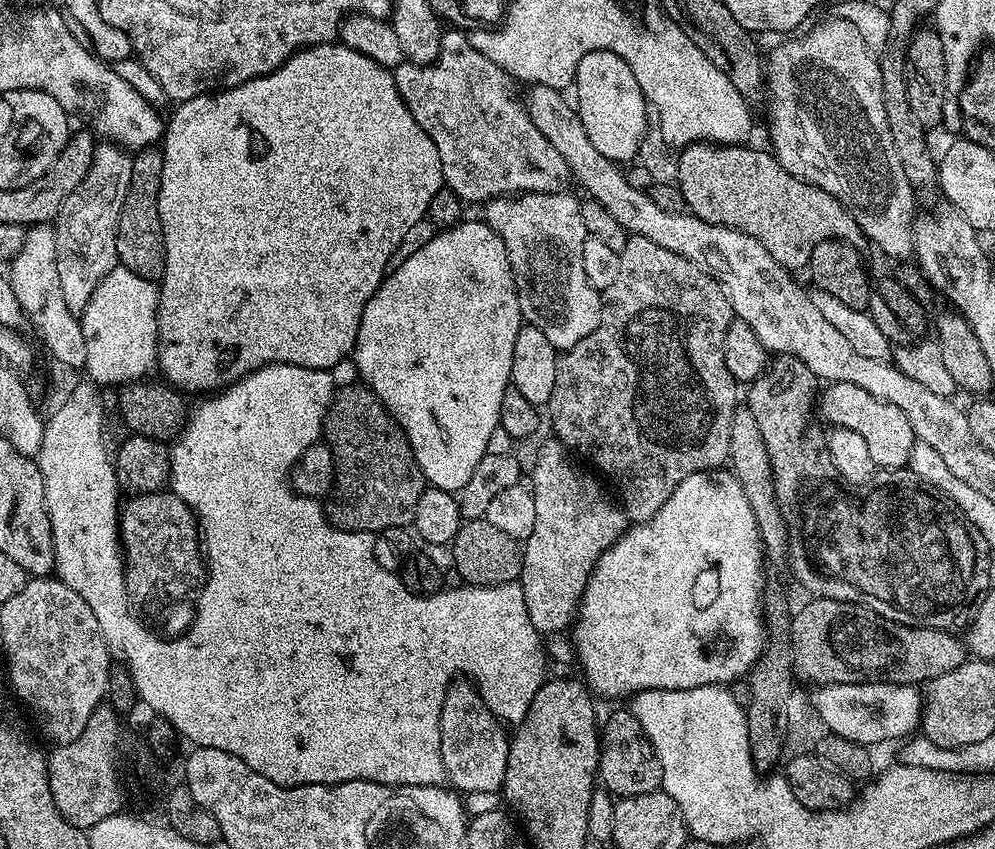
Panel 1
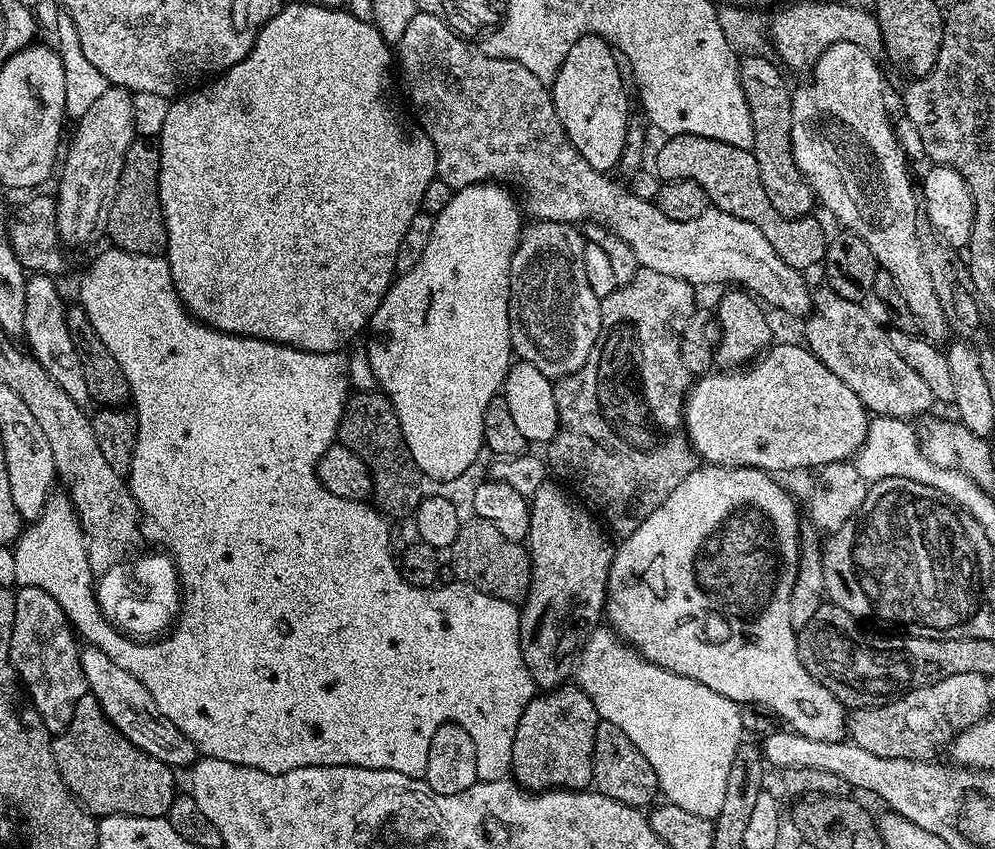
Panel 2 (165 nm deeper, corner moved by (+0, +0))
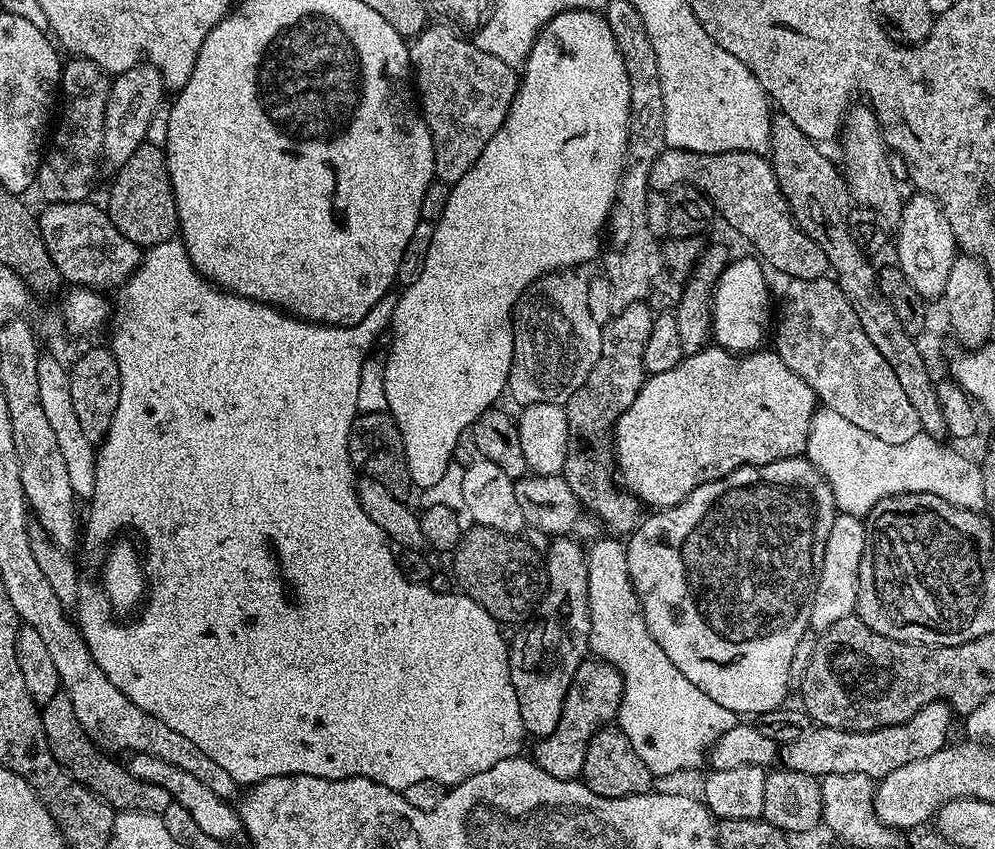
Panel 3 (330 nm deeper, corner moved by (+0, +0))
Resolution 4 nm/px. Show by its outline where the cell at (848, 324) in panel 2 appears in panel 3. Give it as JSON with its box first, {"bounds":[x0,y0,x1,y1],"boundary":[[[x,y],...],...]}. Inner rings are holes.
{"bounds":[774,279,919,443],"boundary":[[[789,279],[787,284],[774,344],[782,362],[812,387],[823,407],[842,414],[866,434],[890,443],[907,442],[919,434],[918,414],[910,406],[910,398],[906,398],[894,370],[890,370],[890,362],[866,338],[858,314],[846,302],[846,294],[842,294],[835,279]]]}

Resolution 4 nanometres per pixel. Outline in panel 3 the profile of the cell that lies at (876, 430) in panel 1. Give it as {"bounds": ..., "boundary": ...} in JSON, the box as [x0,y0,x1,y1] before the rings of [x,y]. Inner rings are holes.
{"bounds":[614,346,818,509],"boundary":[[[705,346],[698,352],[685,355],[680,363],[674,365],[665,372],[653,372],[645,379],[644,385],[640,388],[640,393],[634,398],[634,402],[616,420],[614,429],[614,460],[618,465],[619,475],[622,477],[622,484],[625,489],[639,496],[645,505],[653,504],[653,509],[673,508],[678,502],[682,502],[698,486],[706,482],[720,480],[723,476],[728,476],[734,470],[747,468],[757,464],[769,464],[785,460],[791,456],[804,456],[808,446],[808,431],[812,425],[812,417],[818,408],[816,395],[812,392],[812,387],[805,382],[775,350],[753,350],[737,358],[728,349],[719,346]]]}

